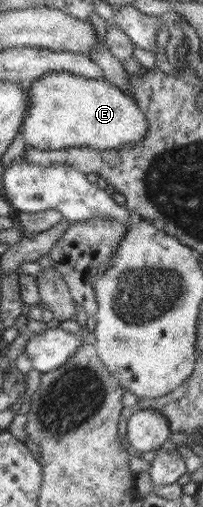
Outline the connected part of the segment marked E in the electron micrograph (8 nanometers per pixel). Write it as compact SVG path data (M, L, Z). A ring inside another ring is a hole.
M69 72L45 74L29 87L29 108L20 132L30 146L39 150L89 147L118 149L140 143L148 124L133 101L107 80L85 78Z

